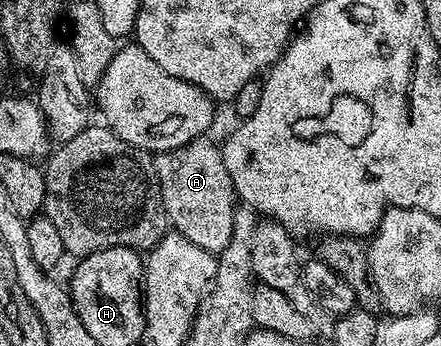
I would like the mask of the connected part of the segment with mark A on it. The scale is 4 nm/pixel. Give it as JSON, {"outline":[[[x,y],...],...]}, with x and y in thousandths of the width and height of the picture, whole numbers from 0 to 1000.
{"outline":[[[458,396],[424,419],[406,419],[406,431],[354,439],[347,474],[390,665],[451,708],[451,720],[485,731],[515,720],[528,685],[542,578],[528,546],[524,500],[515,500],[515,477],[506,477],[499,422],[490,410],[483,416],[474,396]]]}

